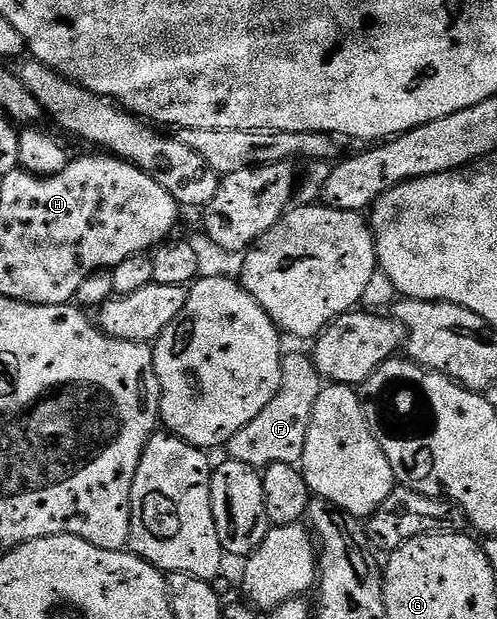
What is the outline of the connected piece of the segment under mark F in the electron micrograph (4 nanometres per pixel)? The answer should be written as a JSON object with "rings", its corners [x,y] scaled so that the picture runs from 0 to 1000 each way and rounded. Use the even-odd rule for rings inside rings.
{"rings":[[[590,569],[581,575],[579,570],[565,583],[565,616],[553,643],[545,643],[545,649],[537,649],[537,656],[529,656],[529,662],[521,662],[521,669],[461,711],[459,742],[503,750],[519,759],[531,759],[543,750],[604,751],[626,669],[648,625],[650,609],[630,588],[628,574]]]}

